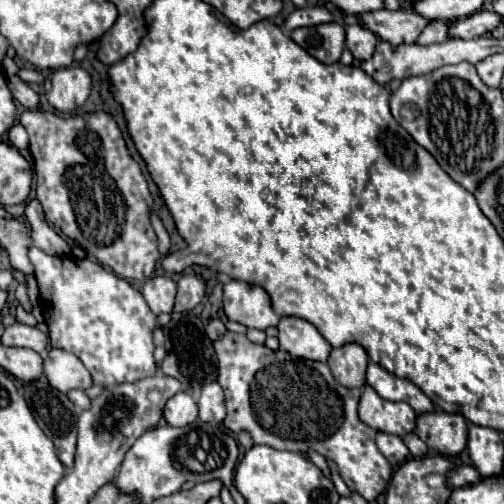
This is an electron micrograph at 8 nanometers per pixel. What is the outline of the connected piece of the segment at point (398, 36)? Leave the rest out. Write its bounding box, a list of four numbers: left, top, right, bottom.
[364,7,428,45]

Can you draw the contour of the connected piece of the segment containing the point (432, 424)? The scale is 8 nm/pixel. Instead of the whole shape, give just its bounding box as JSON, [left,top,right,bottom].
[416,411,468,457]

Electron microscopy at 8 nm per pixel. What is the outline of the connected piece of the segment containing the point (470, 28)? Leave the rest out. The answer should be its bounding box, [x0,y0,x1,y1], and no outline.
[448,11,502,39]

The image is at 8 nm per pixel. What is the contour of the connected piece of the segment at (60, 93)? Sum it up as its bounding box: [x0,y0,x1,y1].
[48,67,92,113]

